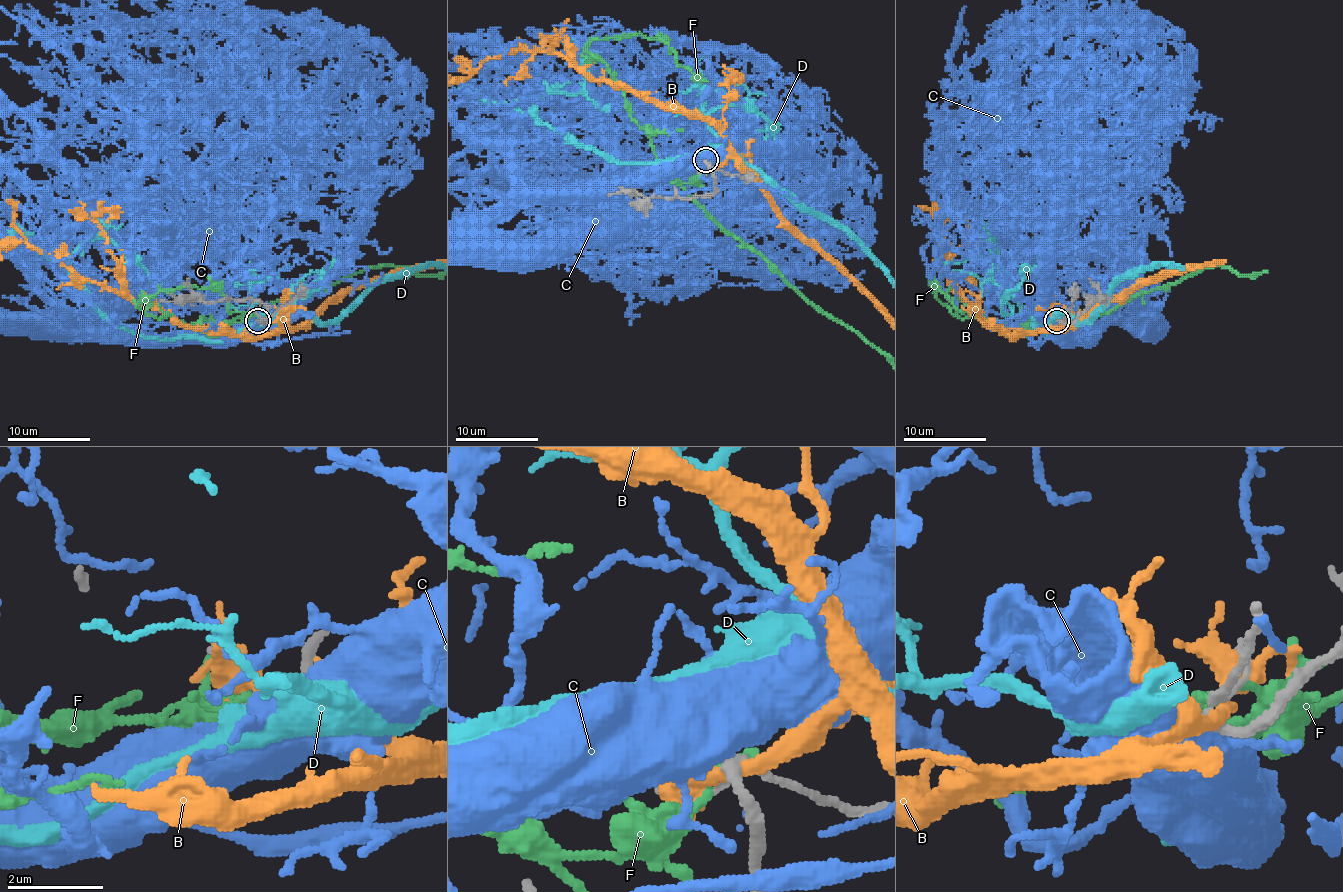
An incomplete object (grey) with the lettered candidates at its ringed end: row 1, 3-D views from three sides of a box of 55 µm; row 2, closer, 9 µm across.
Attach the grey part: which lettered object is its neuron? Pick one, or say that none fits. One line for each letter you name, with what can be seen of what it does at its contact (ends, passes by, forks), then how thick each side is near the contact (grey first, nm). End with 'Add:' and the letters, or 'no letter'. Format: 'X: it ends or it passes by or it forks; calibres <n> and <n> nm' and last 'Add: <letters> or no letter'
D: it ends; calibres 200 and 360 nm
Add: D

